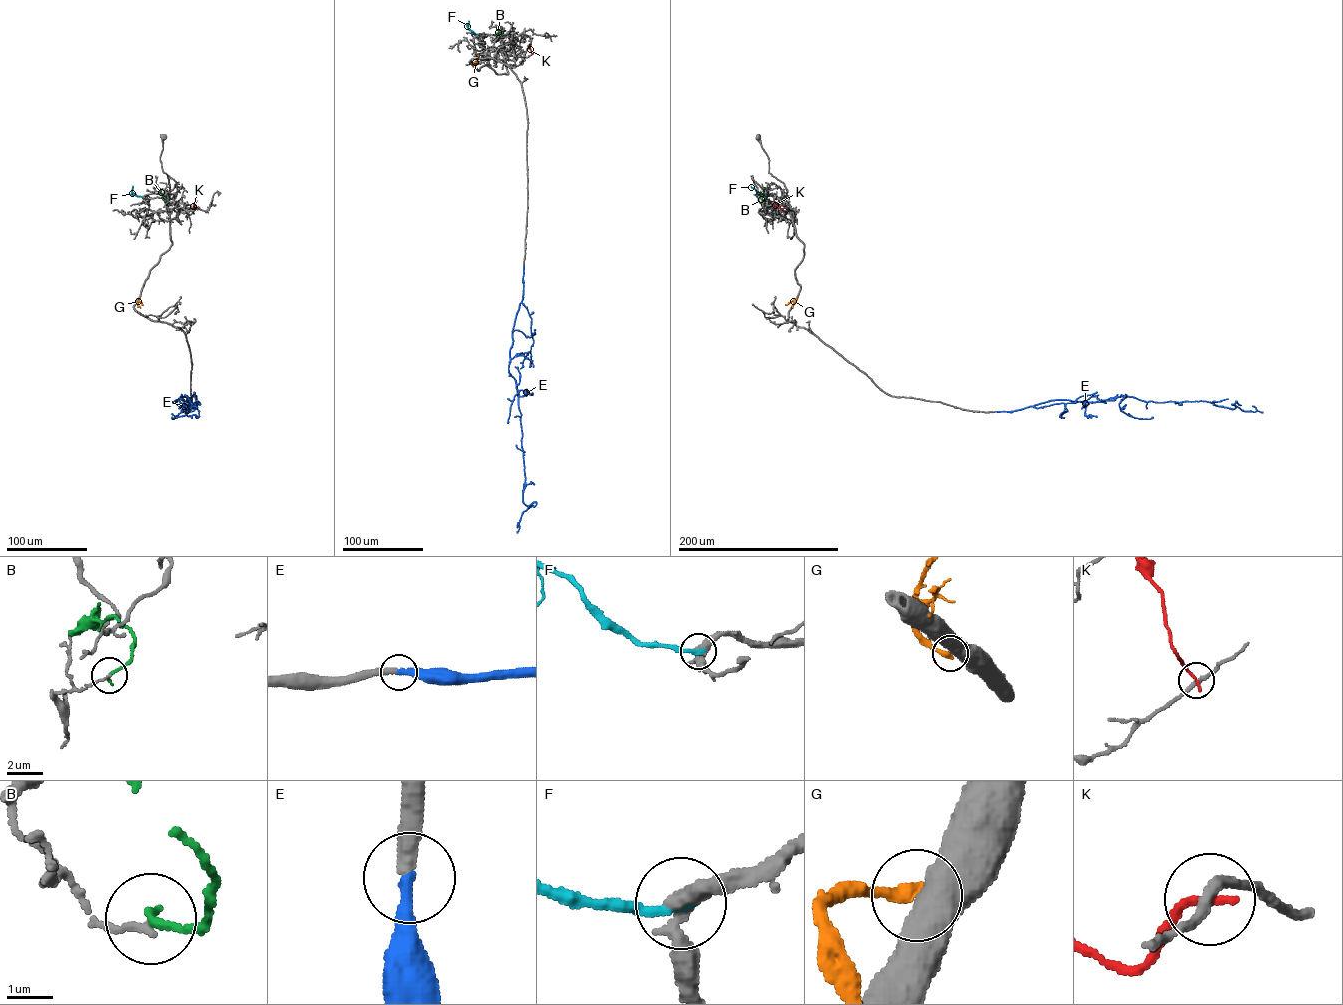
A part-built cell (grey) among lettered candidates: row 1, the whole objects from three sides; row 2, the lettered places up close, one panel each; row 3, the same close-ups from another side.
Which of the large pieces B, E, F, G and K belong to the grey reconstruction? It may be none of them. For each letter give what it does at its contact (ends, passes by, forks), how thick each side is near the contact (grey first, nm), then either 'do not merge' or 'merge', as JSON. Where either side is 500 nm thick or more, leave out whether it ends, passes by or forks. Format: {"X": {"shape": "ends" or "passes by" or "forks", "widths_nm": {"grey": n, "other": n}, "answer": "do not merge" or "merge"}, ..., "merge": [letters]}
{"B": {"shape": "ends", "widths_nm": {"grey": 140, "other": 180}, "answer": "do not merge"}, "E": {"shape": "ends", "widths_nm": {"grey": 400, "other": 340}, "answer": "merge"}, "F": {"shape": "ends", "widths_nm": {"grey": 400, "other": 300}, "answer": "merge"}, "G": {"widths_nm": {"grey": 500, "other": 300}, "answer": "do not merge"}, "K": {"shape": "ends", "widths_nm": {"grey": 240, "other": 180}, "answer": "do not merge"}, "merge": ["E", "F"]}

